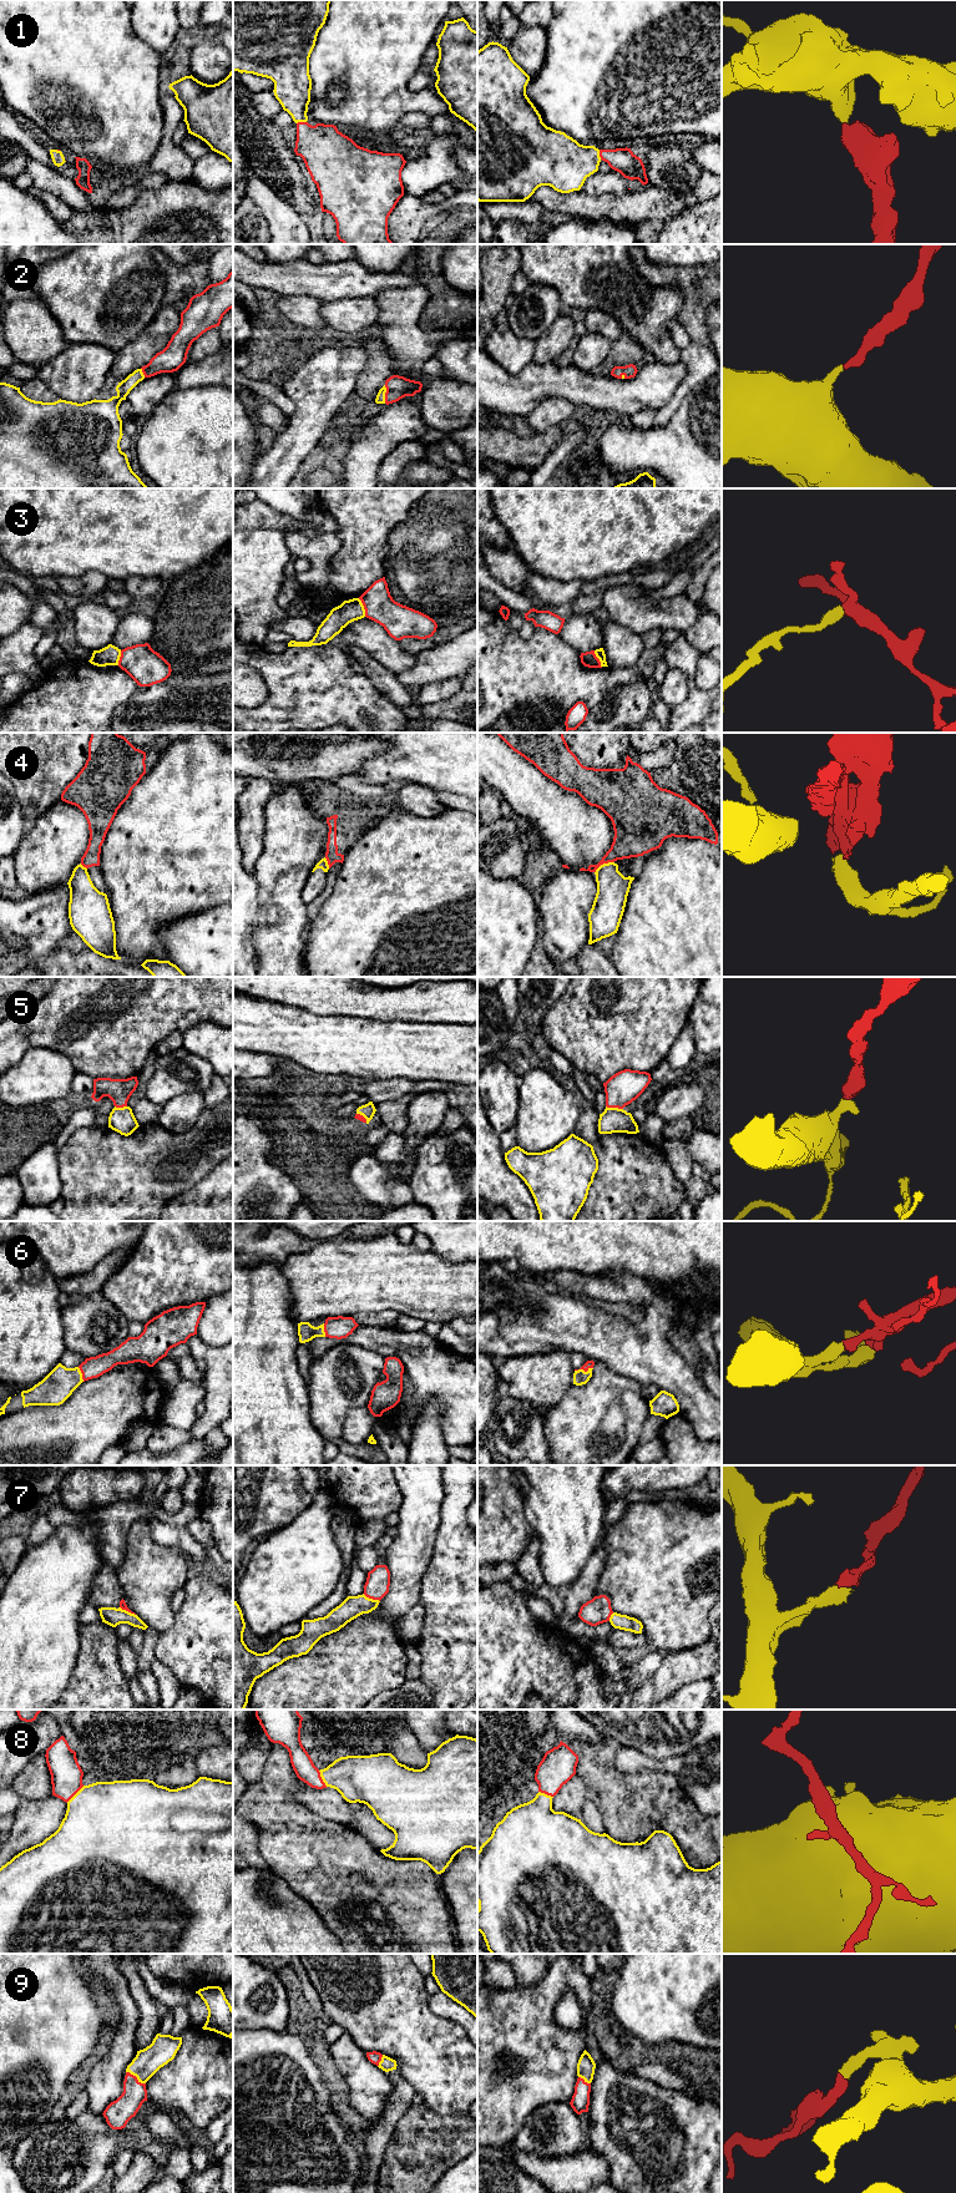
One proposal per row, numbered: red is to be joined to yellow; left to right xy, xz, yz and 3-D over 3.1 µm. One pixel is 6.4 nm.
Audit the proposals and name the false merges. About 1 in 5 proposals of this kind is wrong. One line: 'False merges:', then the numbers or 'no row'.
False merges: 3, 4

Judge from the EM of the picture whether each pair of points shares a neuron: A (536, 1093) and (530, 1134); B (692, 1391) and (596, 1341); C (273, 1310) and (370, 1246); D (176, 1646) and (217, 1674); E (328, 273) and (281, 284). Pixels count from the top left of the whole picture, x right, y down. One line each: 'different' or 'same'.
A: same
B: same
C: different
D: same
E: same

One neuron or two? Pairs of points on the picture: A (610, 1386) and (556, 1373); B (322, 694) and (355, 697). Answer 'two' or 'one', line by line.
A: two
B: one

